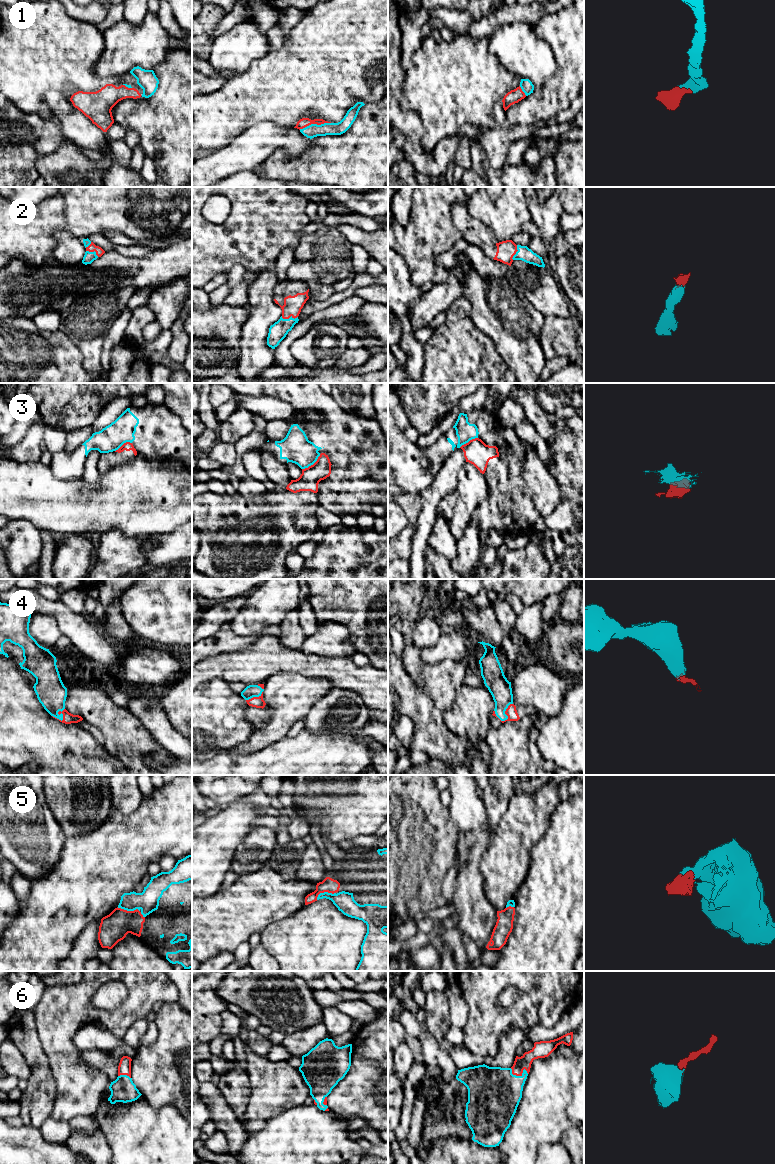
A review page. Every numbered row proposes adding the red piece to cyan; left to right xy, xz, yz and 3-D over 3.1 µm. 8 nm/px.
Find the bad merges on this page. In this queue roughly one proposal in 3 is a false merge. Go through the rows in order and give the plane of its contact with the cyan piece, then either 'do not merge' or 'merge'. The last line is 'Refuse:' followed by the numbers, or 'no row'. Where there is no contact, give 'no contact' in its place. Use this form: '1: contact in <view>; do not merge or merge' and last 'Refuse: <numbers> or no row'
1: contact in xz; merge
2: contact in xz; merge
3: contact in xz; do not merge
4: contact in yz; merge
5: contact in xy; merge
6: contact in yz; merge
Refuse: 3

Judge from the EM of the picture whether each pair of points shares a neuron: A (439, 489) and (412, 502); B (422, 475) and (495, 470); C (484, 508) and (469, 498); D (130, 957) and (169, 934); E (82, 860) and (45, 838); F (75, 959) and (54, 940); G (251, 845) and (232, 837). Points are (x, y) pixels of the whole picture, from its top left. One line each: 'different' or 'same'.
A: different
B: different
C: different
D: different
E: different
F: different
G: different

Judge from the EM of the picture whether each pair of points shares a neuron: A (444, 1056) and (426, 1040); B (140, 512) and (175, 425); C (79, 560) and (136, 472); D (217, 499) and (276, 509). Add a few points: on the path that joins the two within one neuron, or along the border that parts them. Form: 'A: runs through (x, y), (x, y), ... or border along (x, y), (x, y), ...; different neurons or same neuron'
A: runs through (440, 1054), (430, 1044); same neuron
B: border along (138, 454), (152, 461), (177, 461), (181, 464); different neurons
C: border along (78, 535), (84, 537); different neurons
D: runs through (232, 510), (261, 510); same neuron

